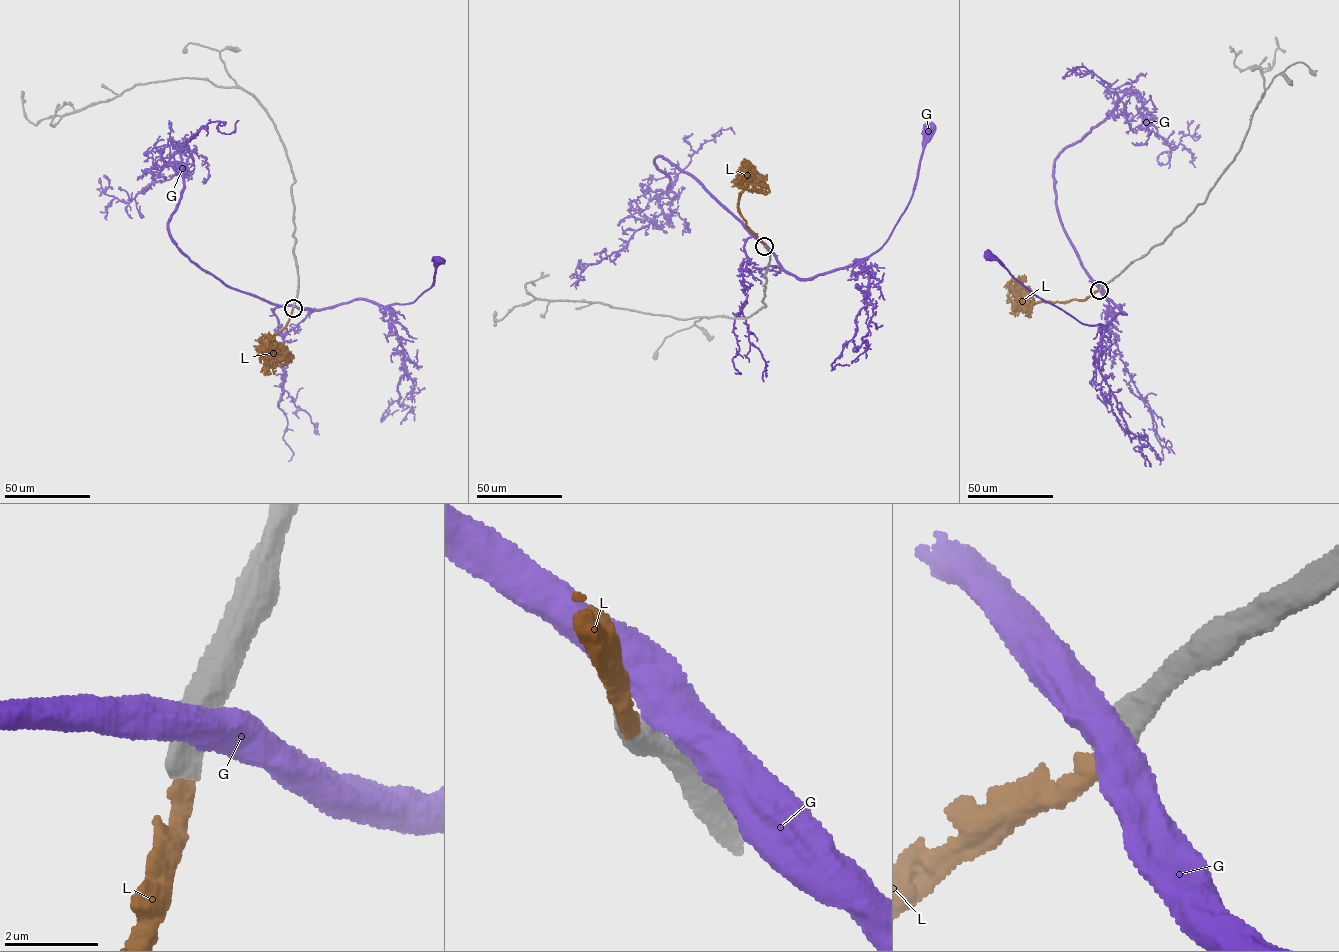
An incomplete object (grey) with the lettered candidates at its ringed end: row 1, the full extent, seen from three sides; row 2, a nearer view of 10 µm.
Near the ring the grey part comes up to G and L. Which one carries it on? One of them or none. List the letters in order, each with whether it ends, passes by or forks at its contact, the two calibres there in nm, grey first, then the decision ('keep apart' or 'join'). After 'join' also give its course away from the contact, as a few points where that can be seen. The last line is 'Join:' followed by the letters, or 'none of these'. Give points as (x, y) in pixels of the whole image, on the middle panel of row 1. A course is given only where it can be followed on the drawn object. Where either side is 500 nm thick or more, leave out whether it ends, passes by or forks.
G: 800/750 nm | keep apart
L: 600/400 nm | join | via (764, 246), (746, 225), (738, 207), (742, 187), (754, 171), (744, 160), (744, 165)
Join: L

